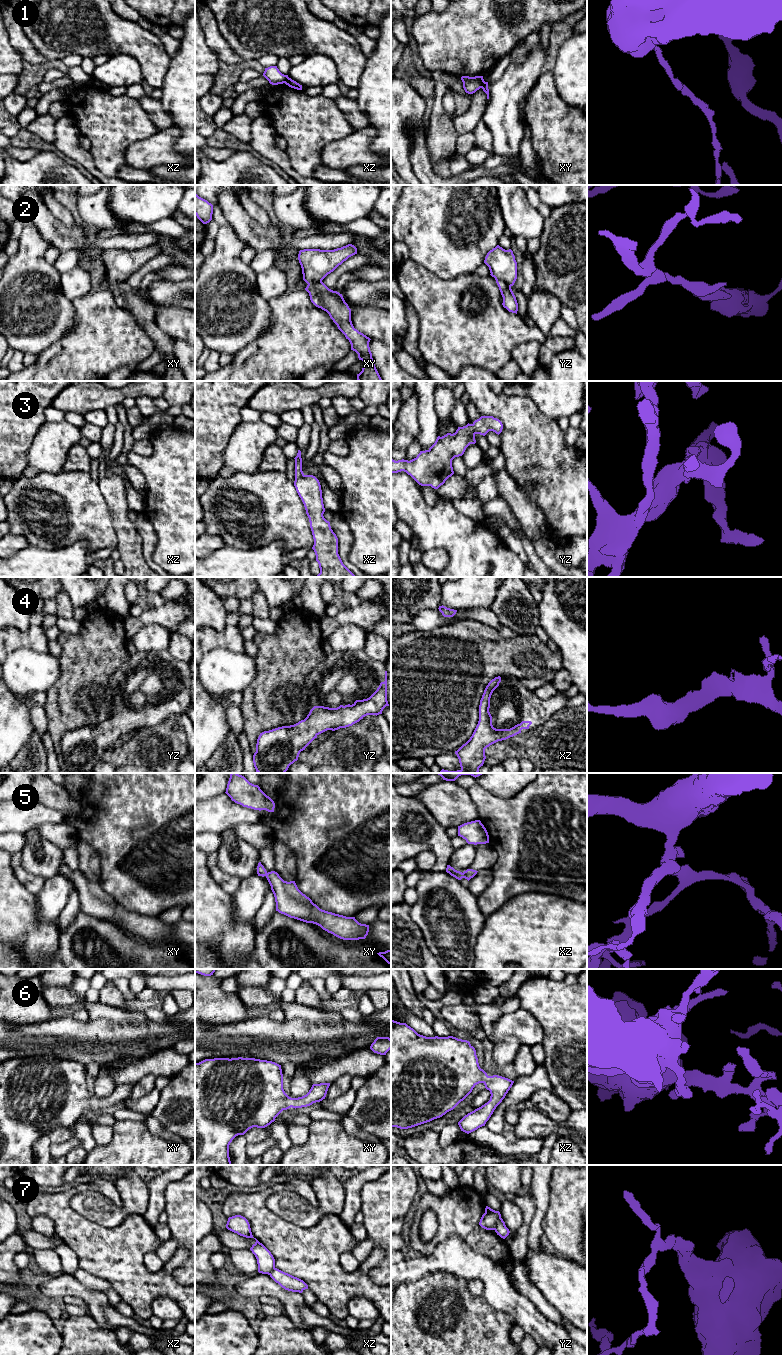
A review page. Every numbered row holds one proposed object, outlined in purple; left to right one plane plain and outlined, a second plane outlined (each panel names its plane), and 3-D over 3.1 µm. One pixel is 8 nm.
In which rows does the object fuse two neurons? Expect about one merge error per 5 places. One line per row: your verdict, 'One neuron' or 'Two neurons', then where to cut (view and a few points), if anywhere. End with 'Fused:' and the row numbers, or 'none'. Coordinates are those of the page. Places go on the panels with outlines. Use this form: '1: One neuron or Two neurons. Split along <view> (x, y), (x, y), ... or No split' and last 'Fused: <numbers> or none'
1: Two neurons. Split along xy (485, 82), (481, 87)
2: One neuron. No split
3: One neuron. No split
4: One neuron. No split
5: One neuron. No split
6: One neuron. No split
7: Two neurons. Split along yz (500, 1216), (494, 1229)
Fused: 1, 7

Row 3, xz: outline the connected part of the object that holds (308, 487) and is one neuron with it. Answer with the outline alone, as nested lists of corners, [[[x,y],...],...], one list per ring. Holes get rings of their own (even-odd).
[[[298,450],[295,459],[295,481],[294,486],[301,498],[306,514],[309,518],[314,545],[312,549],[316,555],[316,561],[319,564],[320,573],[316,577],[356,577],[342,562],[338,554],[338,538],[323,514],[325,512],[322,490],[319,480],[313,475],[305,475],[302,471],[301,451]]]

